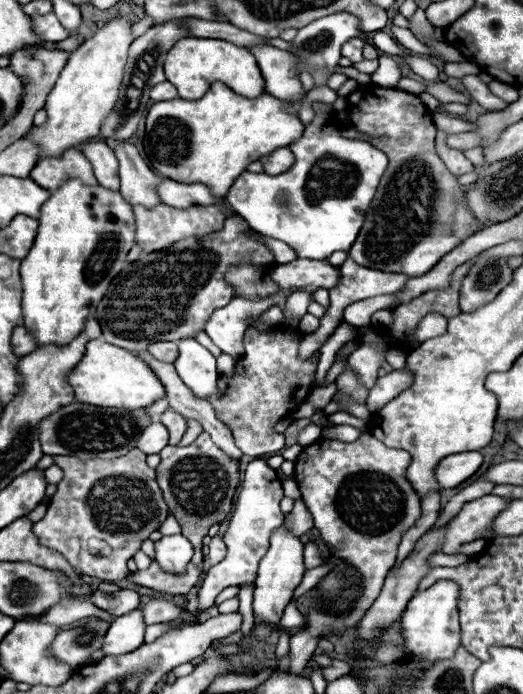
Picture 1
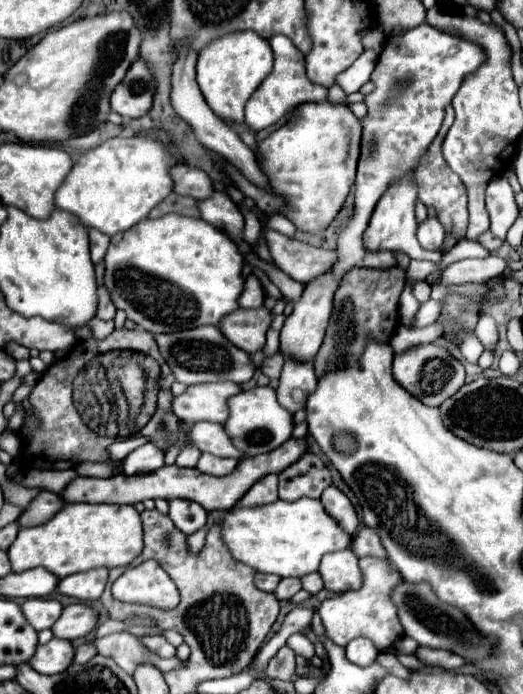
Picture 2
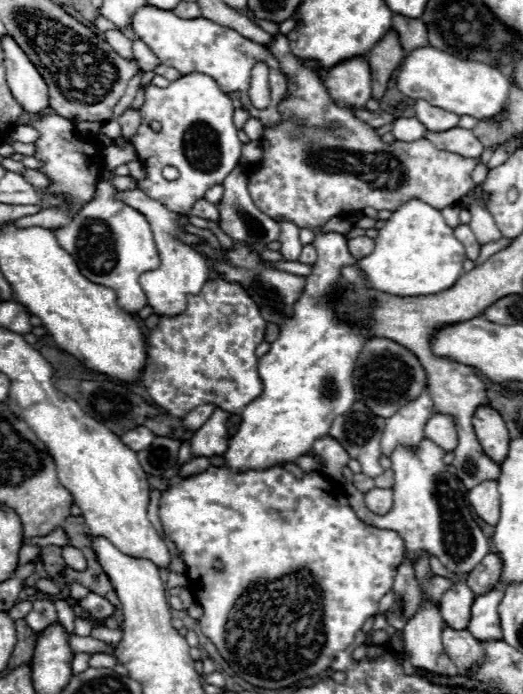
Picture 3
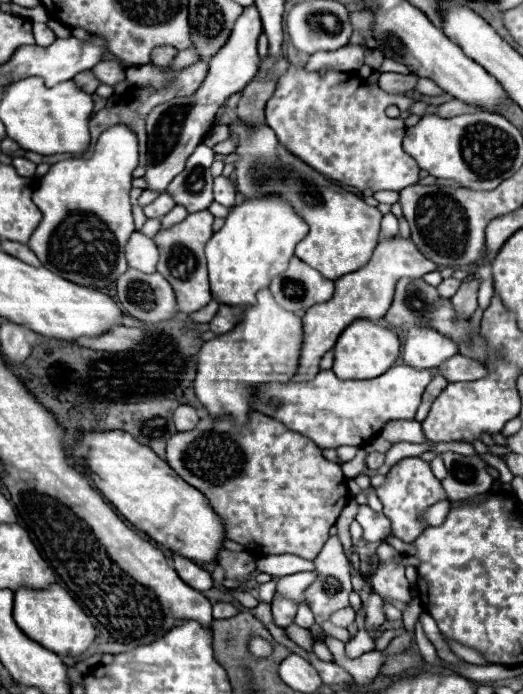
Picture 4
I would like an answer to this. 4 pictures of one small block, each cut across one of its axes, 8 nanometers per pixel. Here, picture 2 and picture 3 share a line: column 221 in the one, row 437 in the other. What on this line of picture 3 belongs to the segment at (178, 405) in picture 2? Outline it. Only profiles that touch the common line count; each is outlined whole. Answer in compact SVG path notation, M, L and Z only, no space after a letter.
M424 390L418 400L400 408L394 416L386 420L386 428L380 440L382 456L392 456L398 444L406 444L406 448L416 448L424 438L424 424L434 414L434 404L428 392Z

